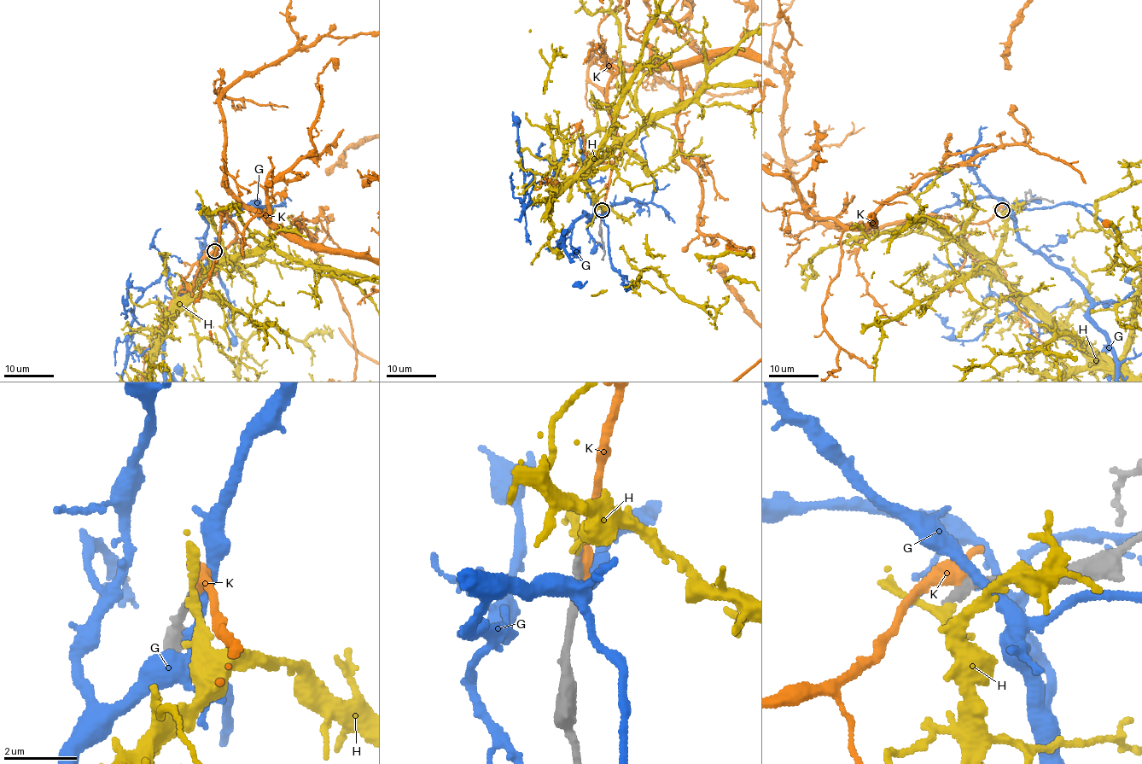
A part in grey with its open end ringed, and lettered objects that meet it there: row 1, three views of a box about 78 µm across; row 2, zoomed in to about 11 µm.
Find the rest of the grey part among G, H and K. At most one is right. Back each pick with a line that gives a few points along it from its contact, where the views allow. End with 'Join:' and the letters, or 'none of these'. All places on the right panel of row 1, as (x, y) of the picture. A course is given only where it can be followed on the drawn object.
Join: H

